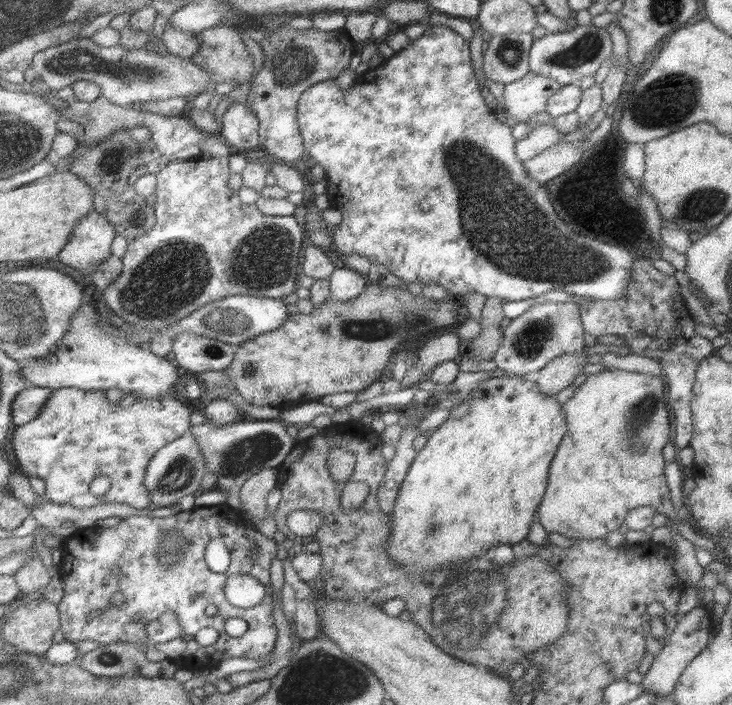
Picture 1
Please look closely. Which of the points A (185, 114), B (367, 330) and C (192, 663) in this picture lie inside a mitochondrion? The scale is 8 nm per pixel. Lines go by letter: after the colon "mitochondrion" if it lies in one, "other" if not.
A: other
B: mitochondrion
C: other

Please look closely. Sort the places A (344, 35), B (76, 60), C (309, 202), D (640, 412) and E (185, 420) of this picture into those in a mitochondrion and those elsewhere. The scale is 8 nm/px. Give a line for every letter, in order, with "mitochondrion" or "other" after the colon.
A: other
B: mitochondrion
C: other
D: mitochondrion
E: other

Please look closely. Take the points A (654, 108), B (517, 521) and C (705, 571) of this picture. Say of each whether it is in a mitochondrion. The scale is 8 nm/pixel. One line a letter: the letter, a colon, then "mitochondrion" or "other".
A: mitochondrion
B: other
C: other

